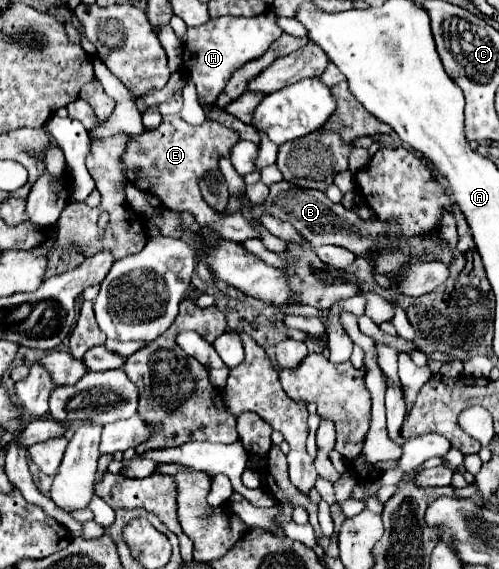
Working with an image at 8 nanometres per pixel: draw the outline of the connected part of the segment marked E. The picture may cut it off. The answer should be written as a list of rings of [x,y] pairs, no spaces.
[[[179,115],[163,117],[157,129],[145,129],[137,137],[129,137],[127,149],[121,157],[127,181],[141,191],[155,195],[171,211],[191,211],[199,227],[211,227],[219,237],[243,243],[249,237],[257,237],[241,213],[223,215],[207,205],[199,191],[199,179],[213,169],[219,169],[219,159],[231,157],[231,147],[239,141],[239,133],[227,129],[221,123],[205,121],[195,127],[183,121]]]

